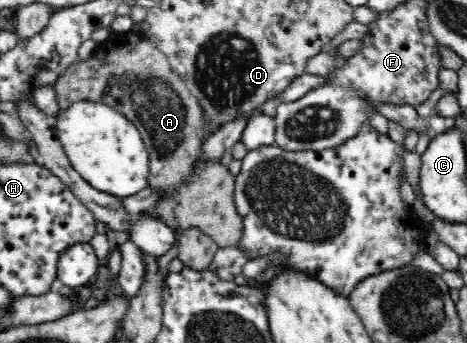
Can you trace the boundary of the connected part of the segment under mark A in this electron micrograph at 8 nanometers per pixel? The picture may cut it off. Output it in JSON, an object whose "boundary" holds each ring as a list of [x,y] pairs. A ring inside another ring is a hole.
{"boundary":[[[141,31],[112,32],[101,43],[97,43],[92,55],[86,61],[71,63],[64,75],[61,75],[53,85],[58,96],[61,111],[77,101],[93,101],[103,103],[126,115],[141,133],[142,141],[149,153],[150,175],[148,186],[168,190],[162,203],[150,207],[146,212],[156,214],[180,234],[190,226],[196,226],[207,234],[219,248],[236,247],[240,243],[242,220],[233,202],[234,175],[230,175],[227,166],[218,163],[208,163],[206,167],[197,169],[193,163],[199,156],[201,145],[208,135],[203,130],[204,118],[199,101],[188,90],[186,81],[182,79],[170,65],[164,52],[160,51]]]}

